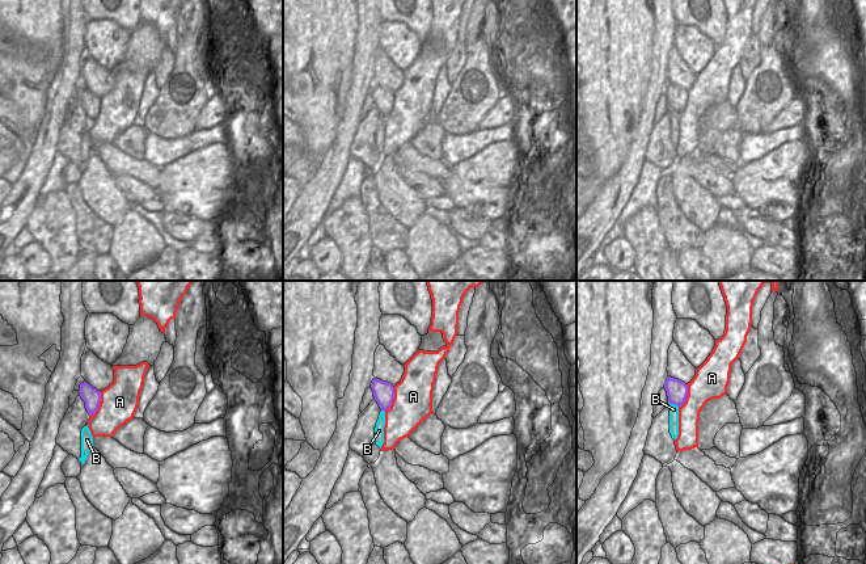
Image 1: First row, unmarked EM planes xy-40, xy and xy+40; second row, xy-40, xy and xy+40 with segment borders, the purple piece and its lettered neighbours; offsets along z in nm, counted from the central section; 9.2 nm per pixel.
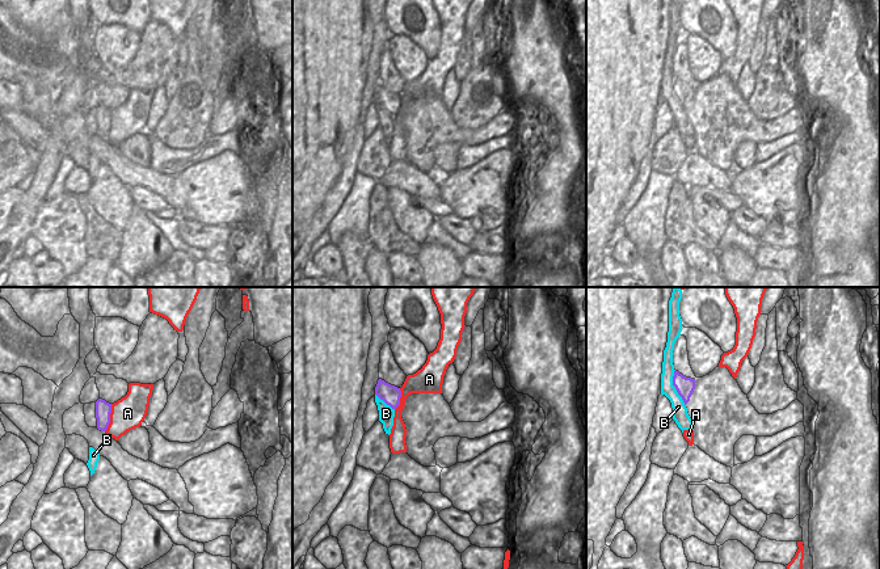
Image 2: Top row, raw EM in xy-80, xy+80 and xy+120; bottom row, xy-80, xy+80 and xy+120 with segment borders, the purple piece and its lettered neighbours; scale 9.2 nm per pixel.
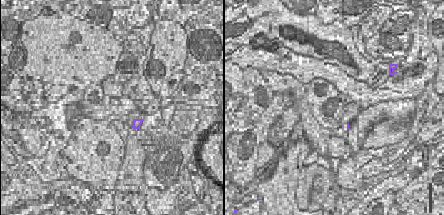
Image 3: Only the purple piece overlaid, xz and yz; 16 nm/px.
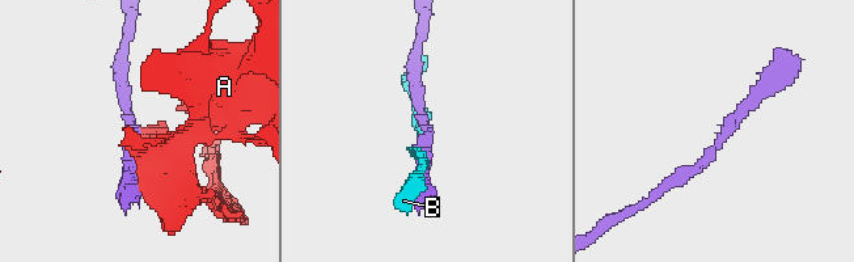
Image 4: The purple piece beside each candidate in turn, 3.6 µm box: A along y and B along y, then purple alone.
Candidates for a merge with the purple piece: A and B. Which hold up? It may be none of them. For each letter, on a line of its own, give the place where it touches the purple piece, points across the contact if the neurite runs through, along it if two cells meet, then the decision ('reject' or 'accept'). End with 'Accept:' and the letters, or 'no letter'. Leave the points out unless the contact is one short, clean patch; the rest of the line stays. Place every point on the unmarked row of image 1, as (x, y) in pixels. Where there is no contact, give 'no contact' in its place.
A: xy (392, 106) | along xy (395, 93), (392, 110), (384, 117) | reject
B: xy+40 (674, 109) | reject
Accept: no letter

